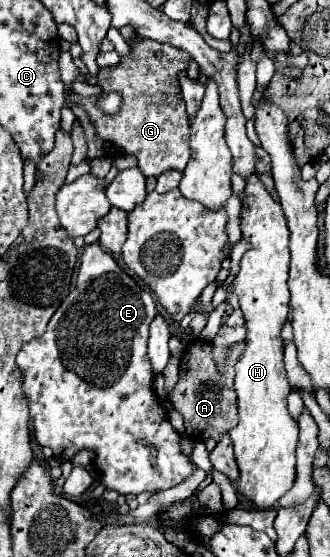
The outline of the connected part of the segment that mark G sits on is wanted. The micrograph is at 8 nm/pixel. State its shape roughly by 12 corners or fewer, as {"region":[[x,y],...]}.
{"region":[[141,38],[99,84],[103,114],[71,93],[97,136],[145,176],[183,172],[189,116],[177,74],[189,54]]}

